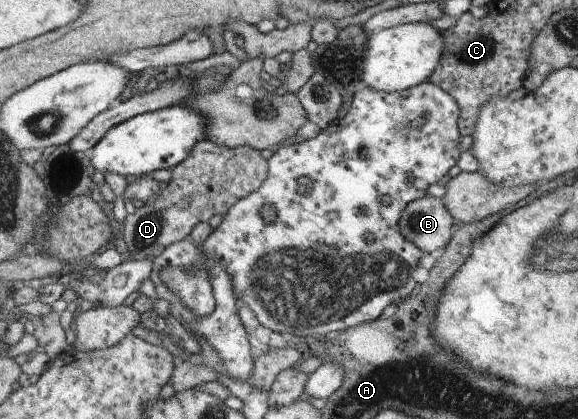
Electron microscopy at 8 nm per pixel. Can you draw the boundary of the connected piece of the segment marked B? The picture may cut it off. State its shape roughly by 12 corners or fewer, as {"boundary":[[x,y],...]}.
{"boundary":[[443,198],[409,203],[402,233],[427,254],[447,246],[455,218]]}

